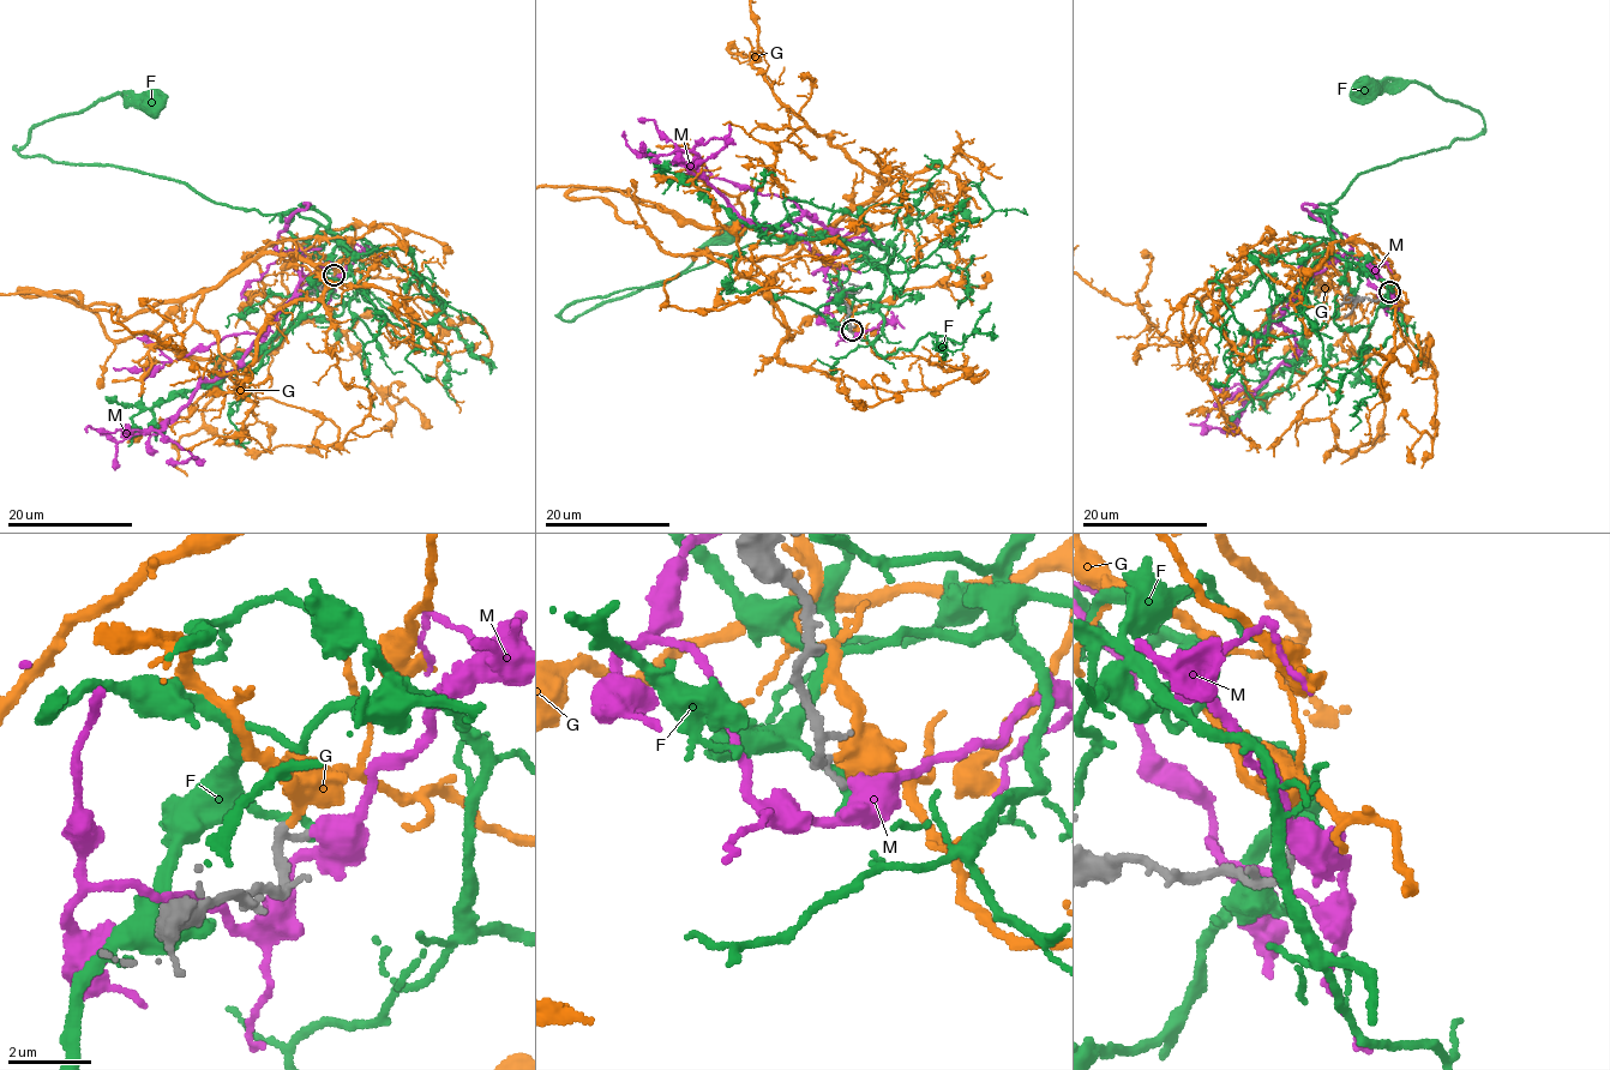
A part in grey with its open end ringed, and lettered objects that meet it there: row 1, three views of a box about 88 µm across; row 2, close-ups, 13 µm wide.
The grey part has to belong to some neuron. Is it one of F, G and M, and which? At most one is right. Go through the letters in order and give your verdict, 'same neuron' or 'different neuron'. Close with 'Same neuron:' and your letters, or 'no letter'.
F: different neuron
G: same neuron
M: different neuron
Same neuron: G

